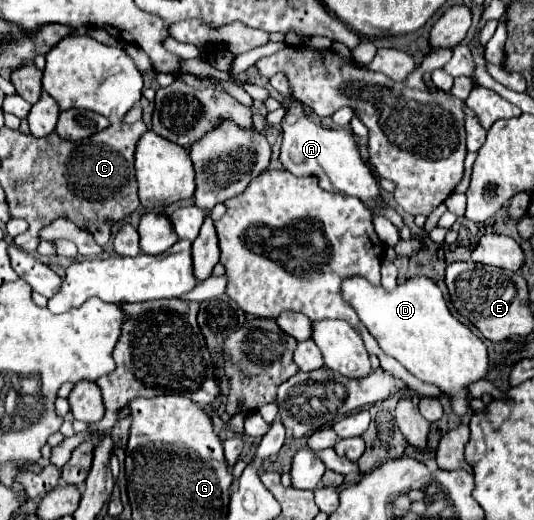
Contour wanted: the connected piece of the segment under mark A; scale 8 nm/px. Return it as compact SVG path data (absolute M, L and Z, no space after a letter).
M275 74L269 78L271 86L285 98L283 108L287 114L281 120L283 144L281 144L281 164L295 176L317 176L319 186L327 192L339 192L359 198L367 208L379 208L381 190L375 184L367 164L359 156L355 134L347 128L323 128L309 120L303 104L291 96L291 84L285 74Z

